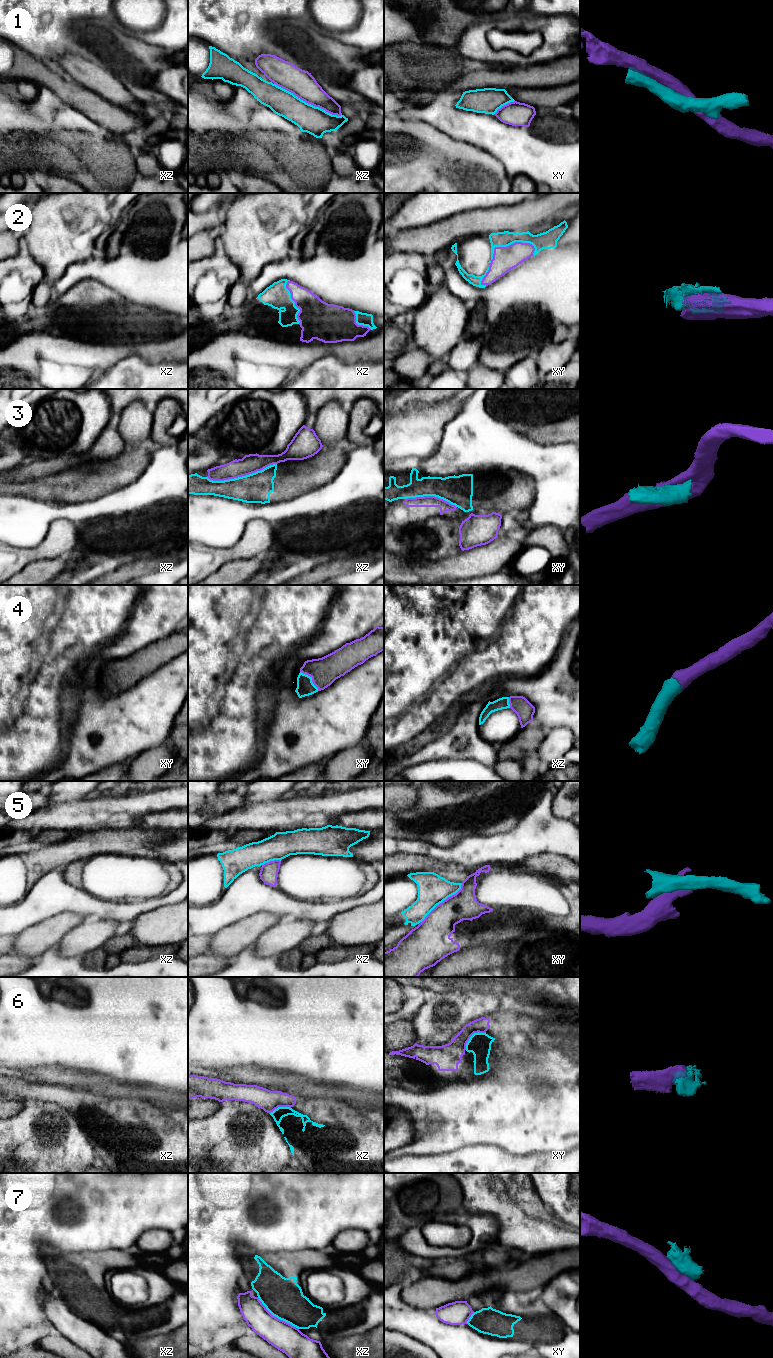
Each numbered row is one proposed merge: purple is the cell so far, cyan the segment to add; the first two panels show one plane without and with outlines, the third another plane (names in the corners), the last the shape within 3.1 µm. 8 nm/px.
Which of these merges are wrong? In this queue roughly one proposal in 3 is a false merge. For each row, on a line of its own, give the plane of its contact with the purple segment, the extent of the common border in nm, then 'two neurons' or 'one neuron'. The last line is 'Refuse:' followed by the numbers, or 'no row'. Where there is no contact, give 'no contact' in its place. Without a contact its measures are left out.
1: meets purple in xz; contact 600 nm long; two neurons
2: meets purple in xy; contact 380 nm long; one neuron
3: meets purple in xz; contact 550 nm long; two neurons
4: meets purple in xy; contact 220 nm long; one neuron
5: meets purple in xy; contact 460 nm long; two neurons
6: meets purple in xy; contact 220 nm long; one neuron
7: meets purple in xz; contact 420 nm long; two neurons
Refuse: 1, 3, 5, 7

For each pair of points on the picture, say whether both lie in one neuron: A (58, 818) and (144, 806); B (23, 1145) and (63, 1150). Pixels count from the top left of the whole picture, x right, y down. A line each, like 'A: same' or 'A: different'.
A: same
B: same

